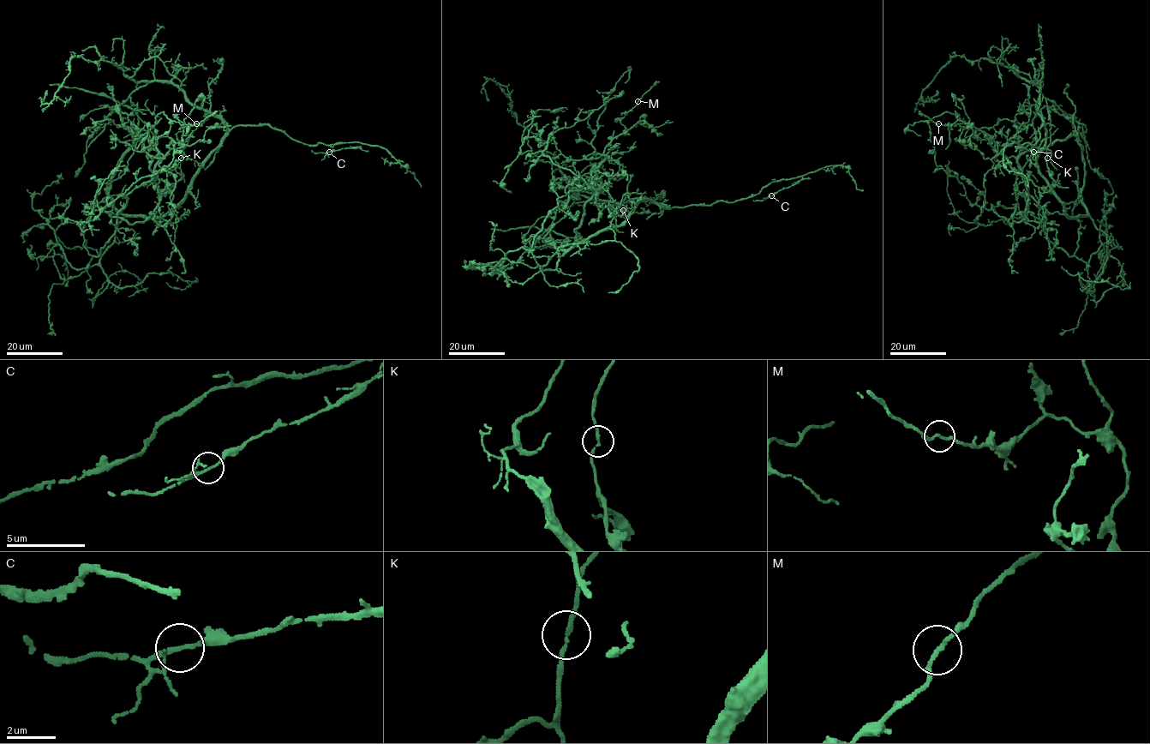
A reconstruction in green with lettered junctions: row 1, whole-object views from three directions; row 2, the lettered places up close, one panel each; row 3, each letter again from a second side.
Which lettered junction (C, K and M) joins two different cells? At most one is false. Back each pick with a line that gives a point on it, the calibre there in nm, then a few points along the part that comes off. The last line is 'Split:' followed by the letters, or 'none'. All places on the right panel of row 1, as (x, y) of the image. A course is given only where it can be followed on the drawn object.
Split: none

